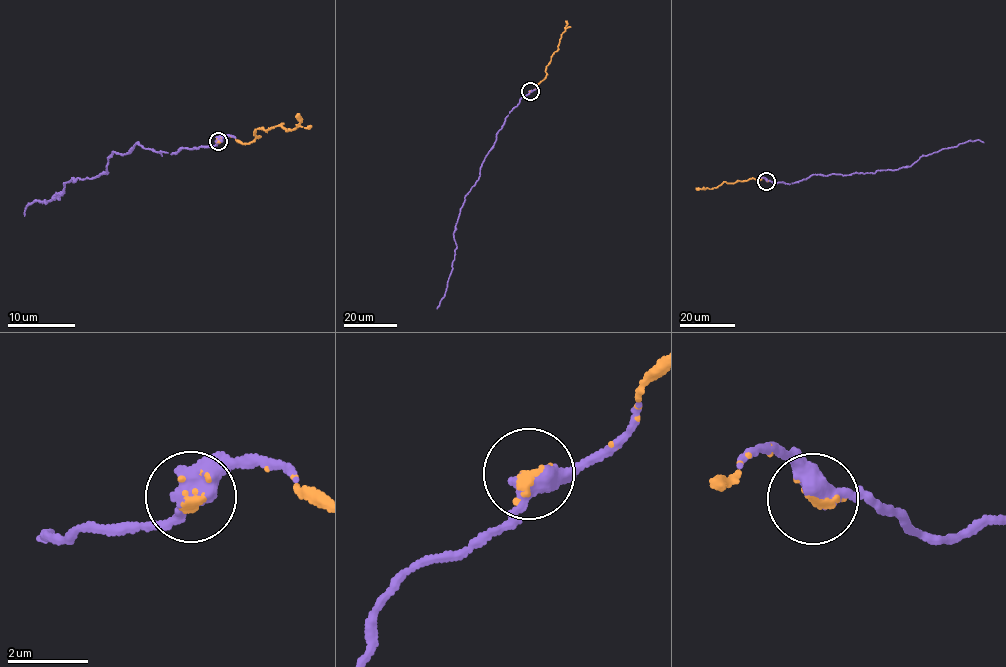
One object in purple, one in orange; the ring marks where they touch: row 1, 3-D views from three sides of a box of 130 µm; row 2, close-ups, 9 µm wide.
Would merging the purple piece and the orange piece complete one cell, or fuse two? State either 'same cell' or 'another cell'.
same cell

